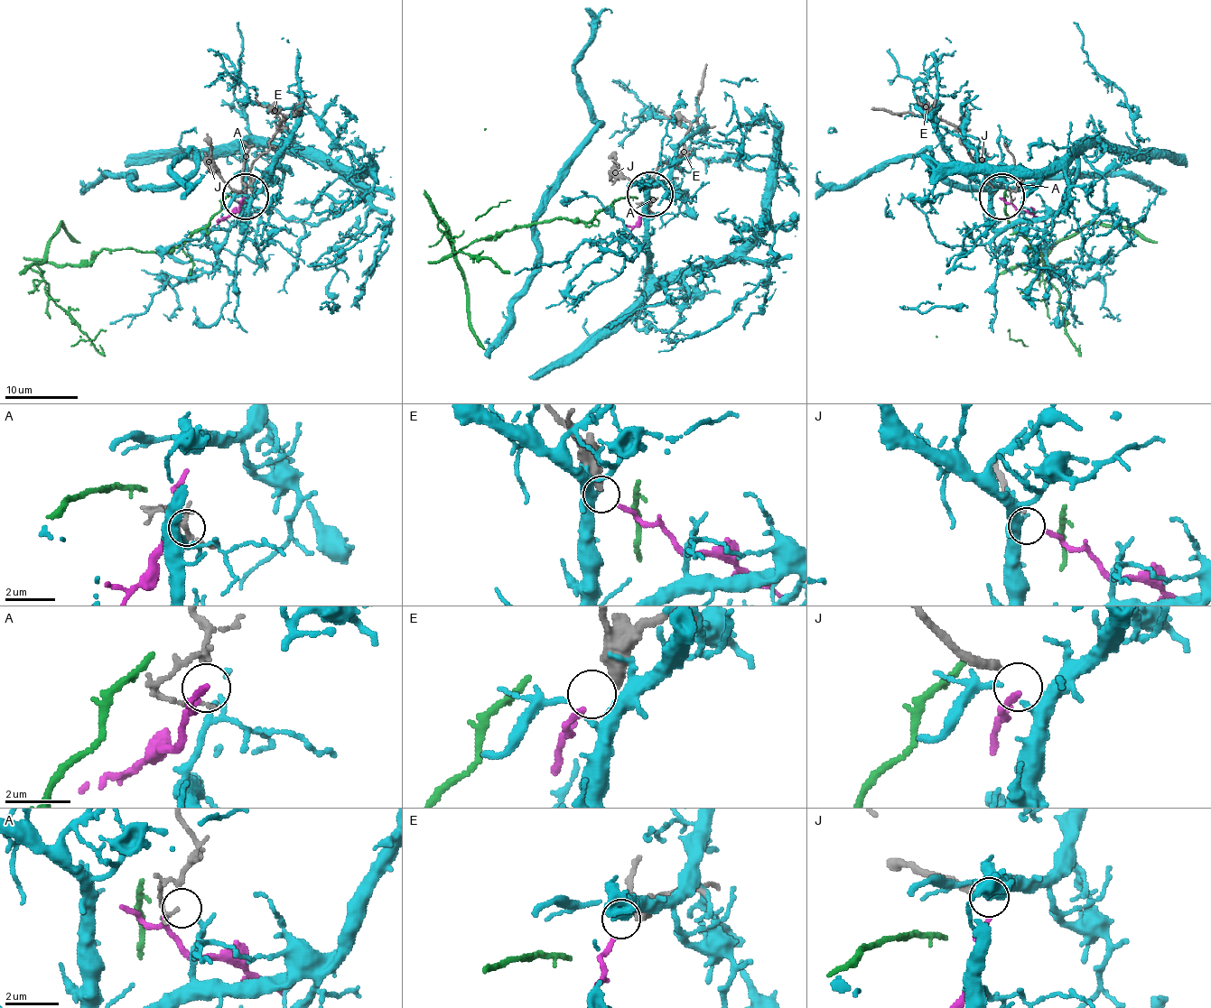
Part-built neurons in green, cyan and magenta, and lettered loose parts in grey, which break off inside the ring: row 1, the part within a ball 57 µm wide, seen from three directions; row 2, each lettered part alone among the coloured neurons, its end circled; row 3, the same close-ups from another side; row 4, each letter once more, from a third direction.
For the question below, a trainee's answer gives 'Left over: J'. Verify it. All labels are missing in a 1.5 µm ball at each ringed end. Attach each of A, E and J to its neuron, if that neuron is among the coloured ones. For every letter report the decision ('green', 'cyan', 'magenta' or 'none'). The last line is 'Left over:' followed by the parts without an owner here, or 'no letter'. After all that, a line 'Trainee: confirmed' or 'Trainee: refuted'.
A: cyan
E: magenta
J: none
Left over: J
Trainee: confirmed

